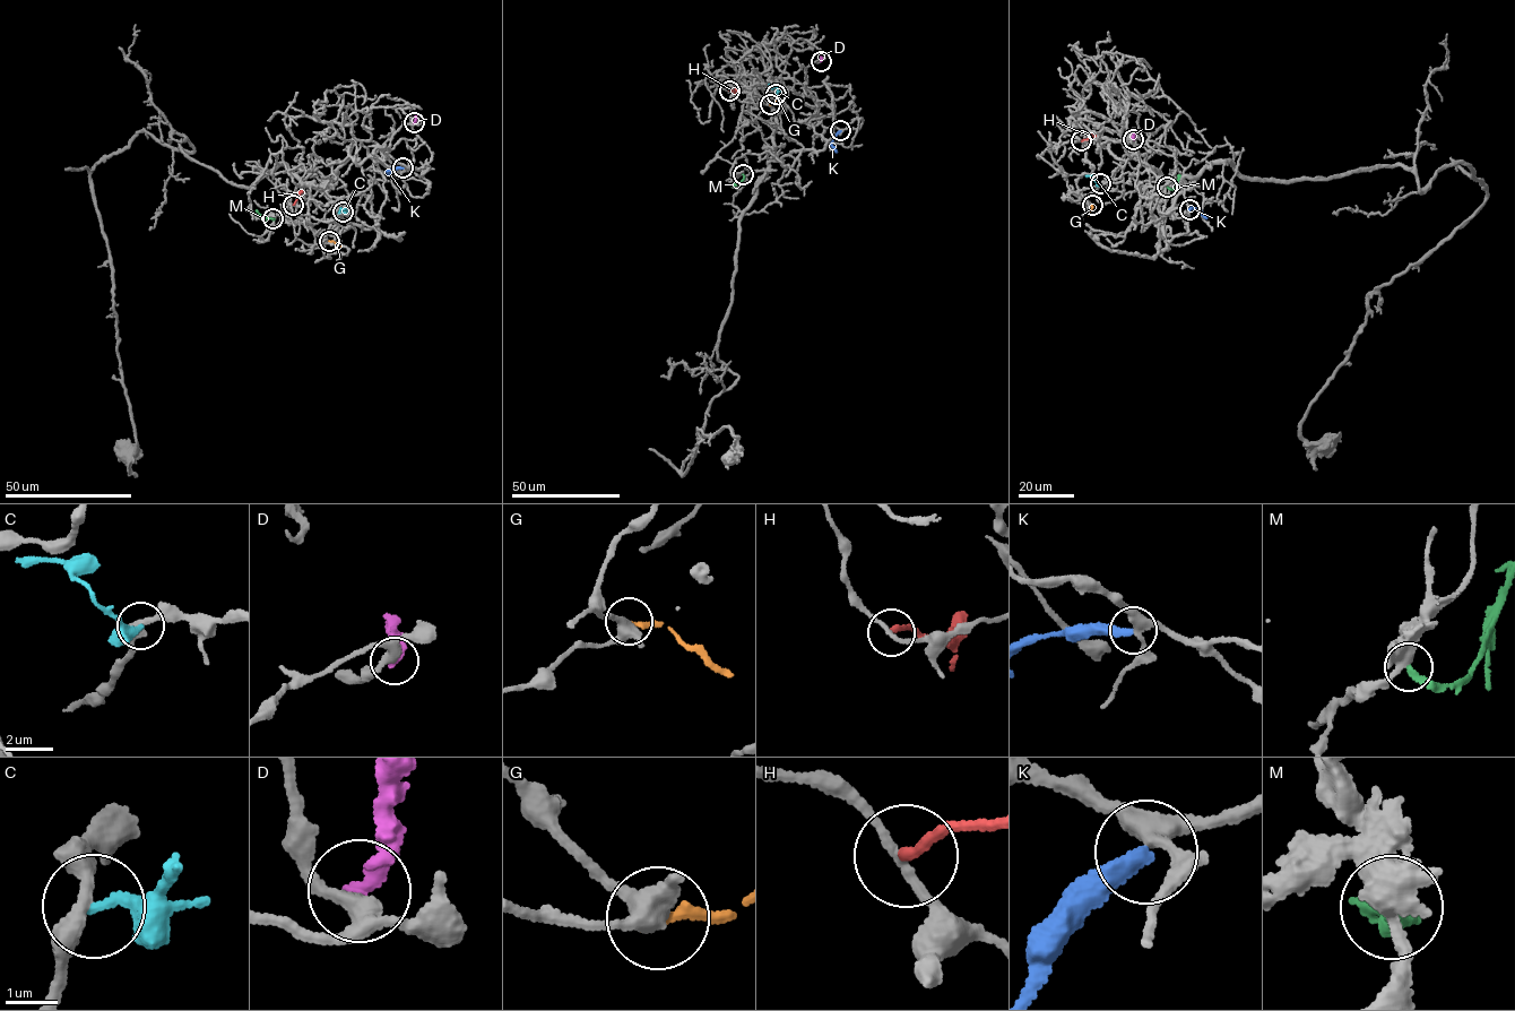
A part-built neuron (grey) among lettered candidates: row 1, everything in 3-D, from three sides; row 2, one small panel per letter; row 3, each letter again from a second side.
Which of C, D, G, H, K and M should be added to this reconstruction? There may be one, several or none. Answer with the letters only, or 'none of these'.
M

